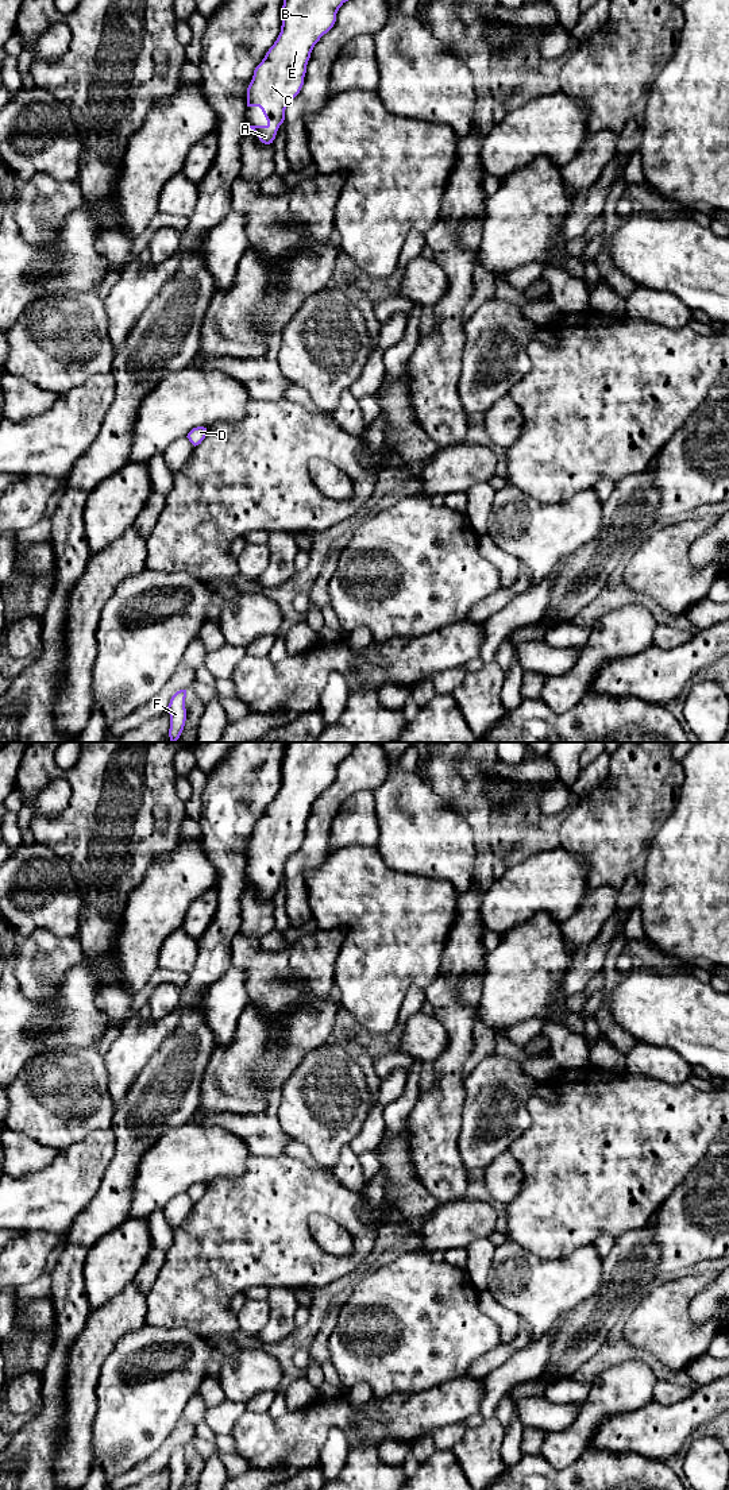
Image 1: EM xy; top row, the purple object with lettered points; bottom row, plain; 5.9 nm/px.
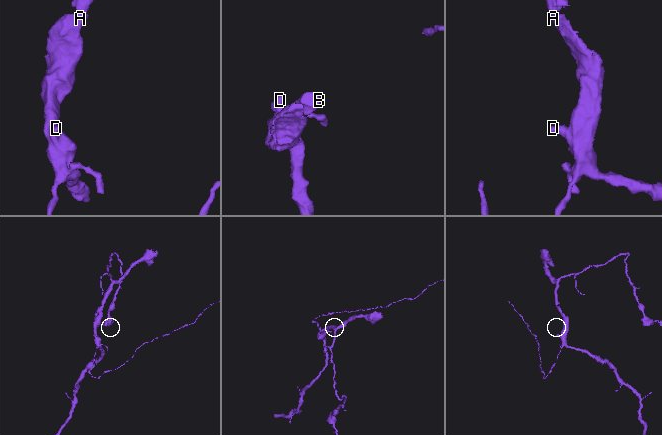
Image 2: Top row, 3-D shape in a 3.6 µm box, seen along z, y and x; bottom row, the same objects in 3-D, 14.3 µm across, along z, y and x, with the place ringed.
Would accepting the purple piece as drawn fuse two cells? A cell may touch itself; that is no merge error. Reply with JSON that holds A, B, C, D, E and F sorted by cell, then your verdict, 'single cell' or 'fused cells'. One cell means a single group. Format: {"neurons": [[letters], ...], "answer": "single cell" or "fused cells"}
{"neurons": [["A", "B", "C", "D", "E", "F"]], "answer": "single cell"}

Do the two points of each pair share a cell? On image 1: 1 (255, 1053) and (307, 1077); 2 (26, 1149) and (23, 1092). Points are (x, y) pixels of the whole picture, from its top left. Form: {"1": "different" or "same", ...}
{"1": "different", "2": "different"}

